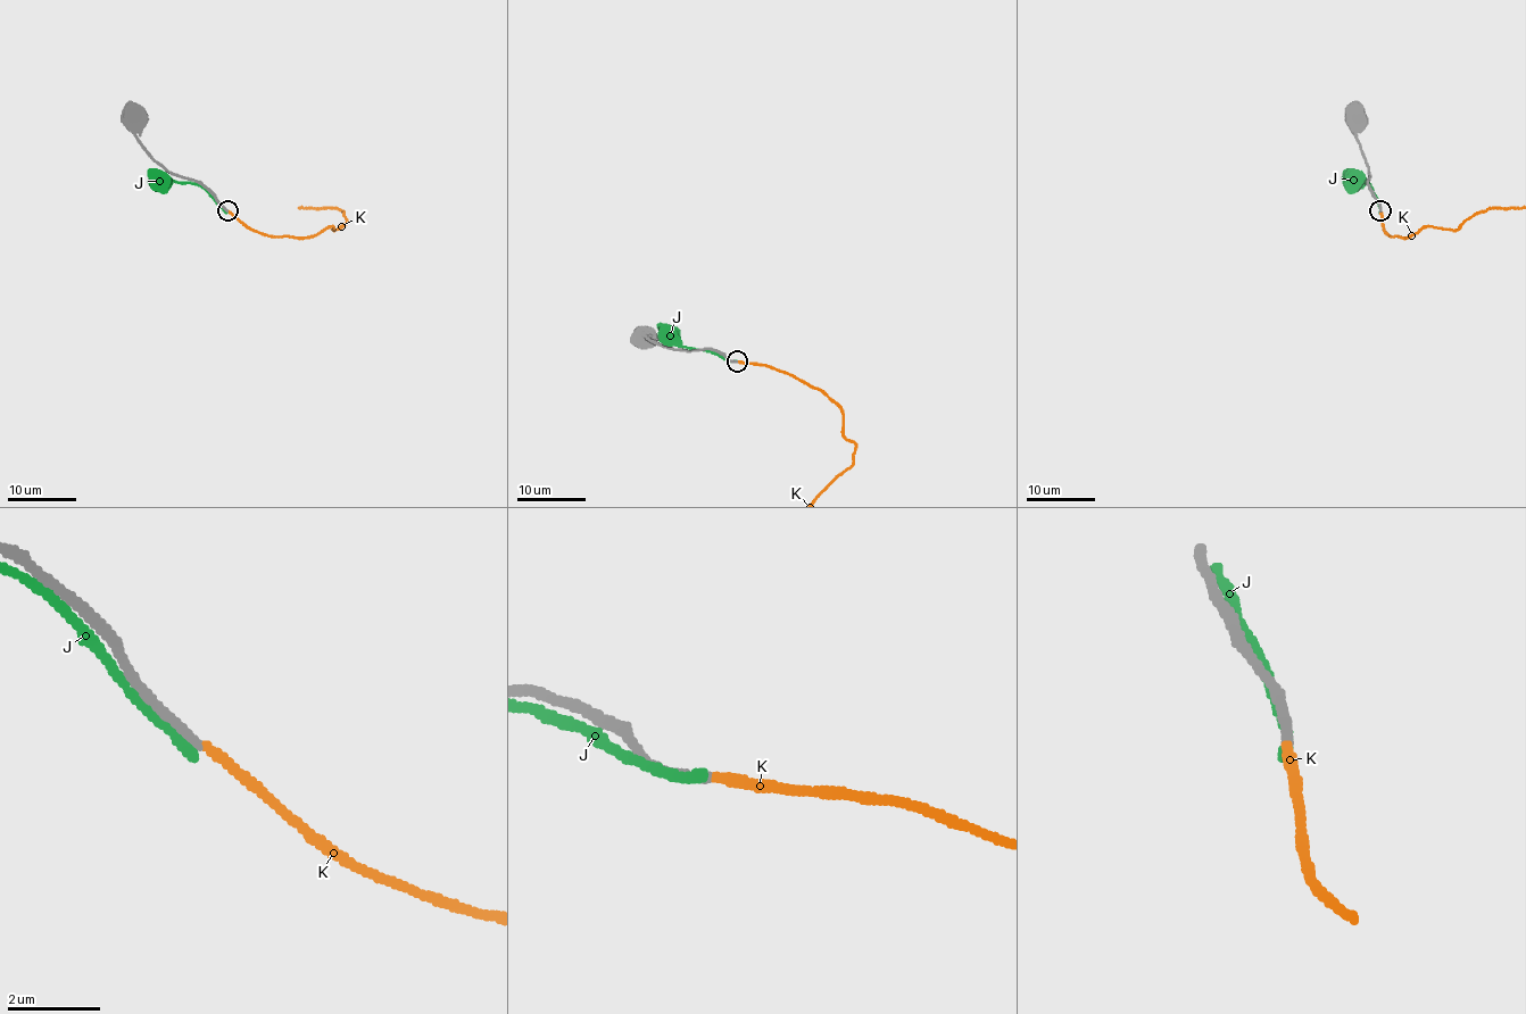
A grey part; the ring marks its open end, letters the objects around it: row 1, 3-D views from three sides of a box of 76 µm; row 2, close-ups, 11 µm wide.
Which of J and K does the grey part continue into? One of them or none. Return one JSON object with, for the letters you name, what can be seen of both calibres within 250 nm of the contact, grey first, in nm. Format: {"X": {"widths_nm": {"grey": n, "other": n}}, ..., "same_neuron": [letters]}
{"K": {"widths_nm": {"grey": 240, "other": 220}}, "same_neuron": ["K"]}

